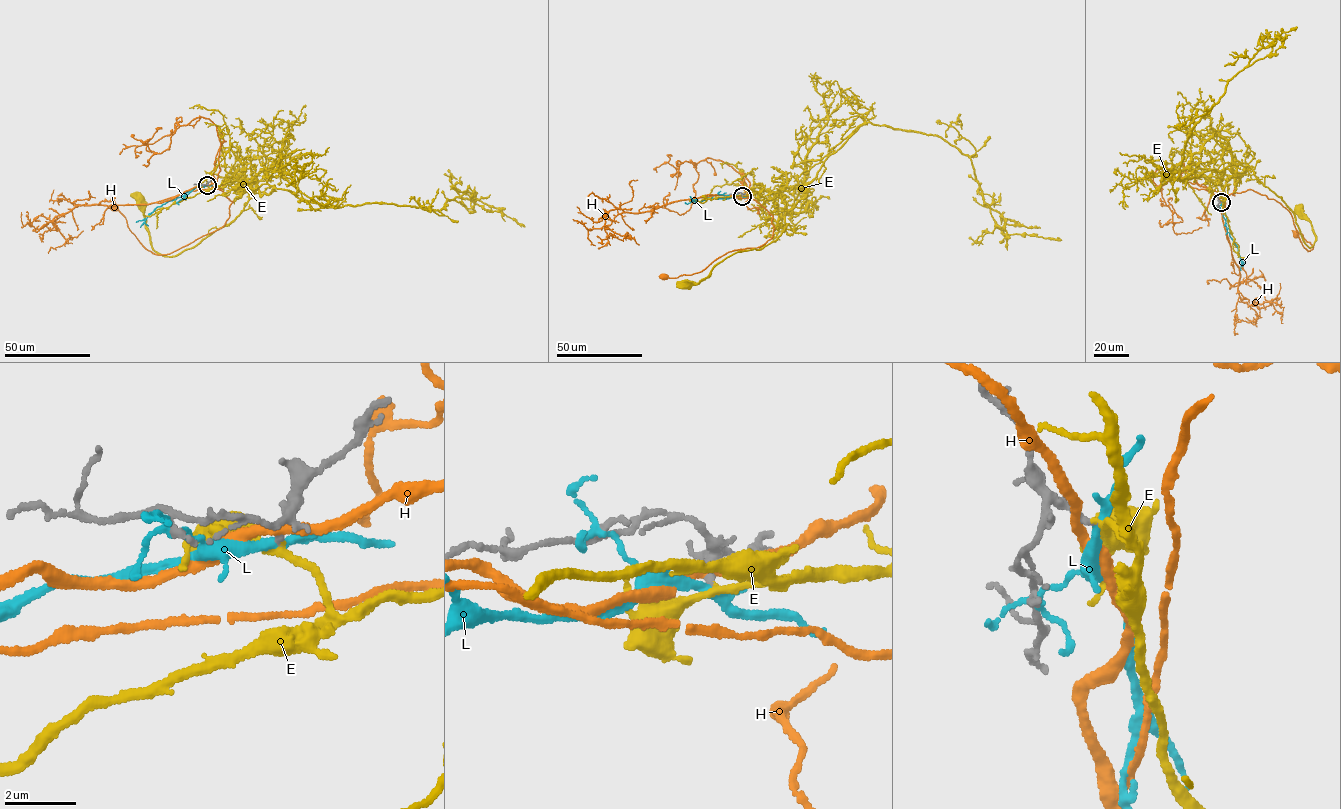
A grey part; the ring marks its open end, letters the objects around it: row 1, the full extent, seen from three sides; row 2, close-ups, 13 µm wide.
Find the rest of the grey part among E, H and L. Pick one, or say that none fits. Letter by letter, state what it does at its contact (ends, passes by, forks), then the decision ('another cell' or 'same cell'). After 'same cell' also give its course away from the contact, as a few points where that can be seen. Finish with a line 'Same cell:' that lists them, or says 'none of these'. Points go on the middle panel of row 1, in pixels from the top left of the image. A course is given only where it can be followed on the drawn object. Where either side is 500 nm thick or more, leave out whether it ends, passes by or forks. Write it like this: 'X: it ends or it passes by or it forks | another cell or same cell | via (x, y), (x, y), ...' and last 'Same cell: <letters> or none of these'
E: it passes by | same cell | via (742, 195), (763, 191), (783, 196), (784, 231), (761, 249), (726, 257), (699, 284), (686, 284)
H: it passes by | another cell
L: it passes by | another cell
Same cell: E

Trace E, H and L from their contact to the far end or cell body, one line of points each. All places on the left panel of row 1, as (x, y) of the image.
E: (207, 185), (255, 179), (234, 220), (171, 256), (150, 244), (140, 198)
H: (207, 185), (190, 190), (219, 189), (232, 202), (229, 217), (223, 226), (169, 254), (146, 249), (113, 207)
L: (207, 186), (194, 188), (157, 207), (140, 227)

